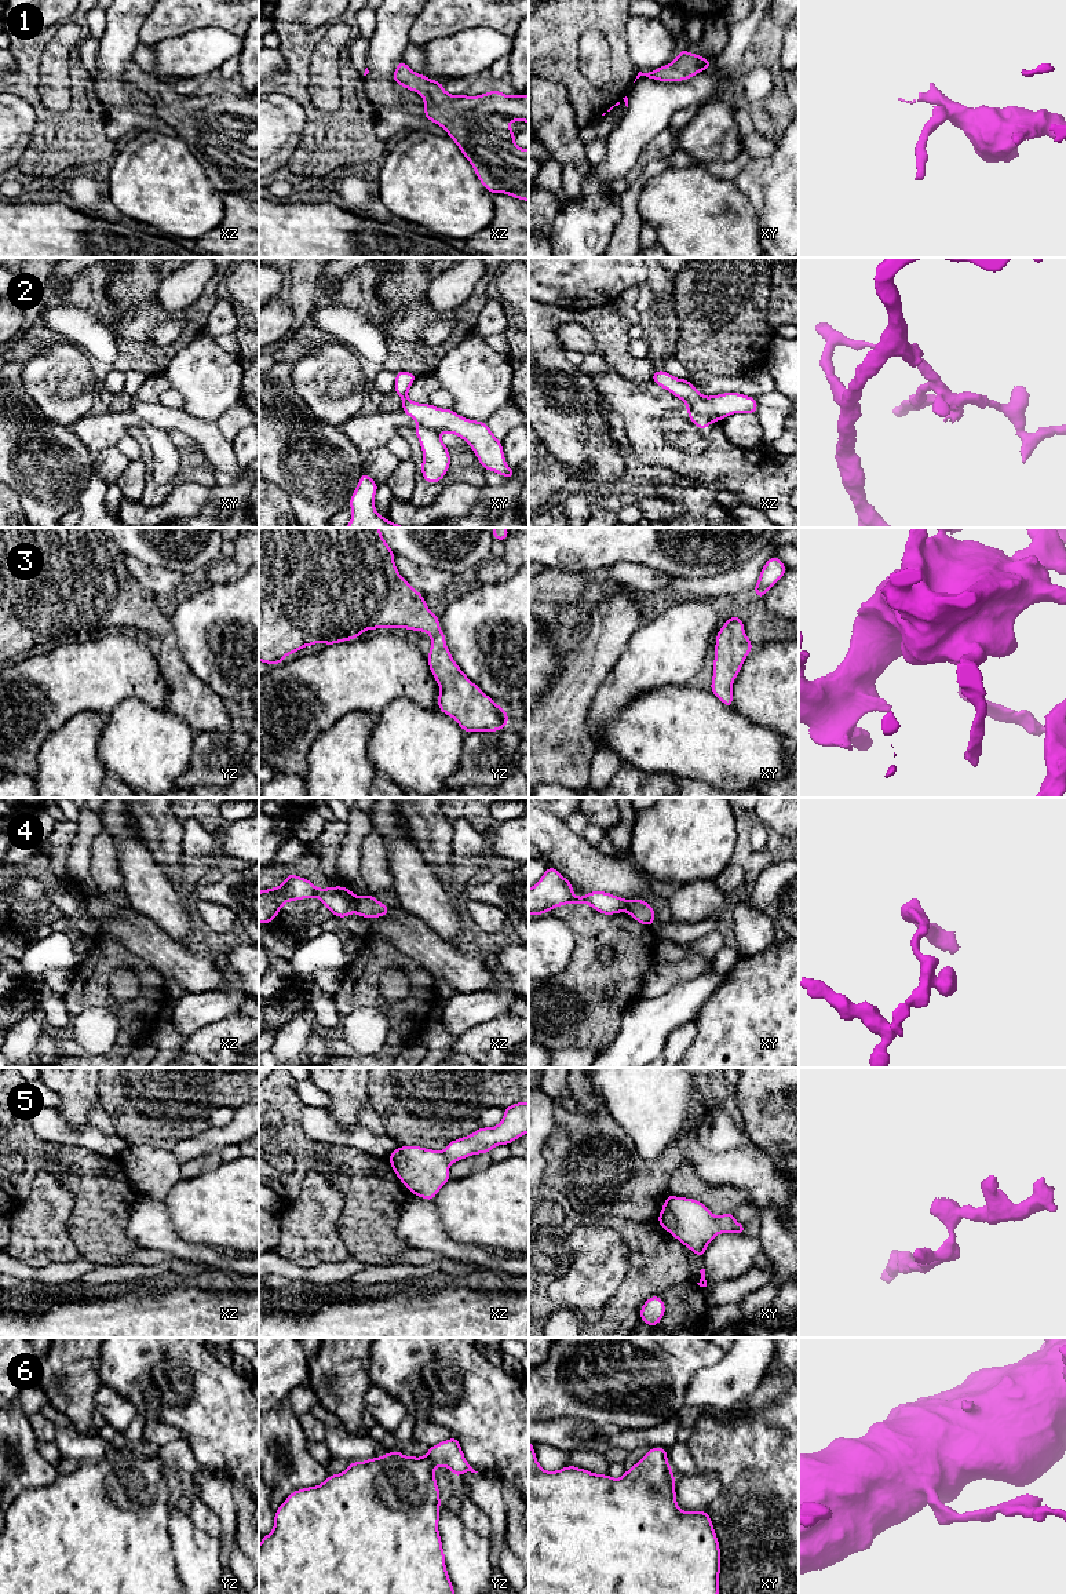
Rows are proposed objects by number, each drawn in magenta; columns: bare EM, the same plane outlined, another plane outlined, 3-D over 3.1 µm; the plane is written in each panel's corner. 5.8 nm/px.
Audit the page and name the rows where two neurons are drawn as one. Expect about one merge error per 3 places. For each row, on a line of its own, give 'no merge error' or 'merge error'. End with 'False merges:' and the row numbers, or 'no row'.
1: no merge error
2: merge error
3: no merge error
4: merge error
5: no merge error
6: no merge error
False merges: 2, 4

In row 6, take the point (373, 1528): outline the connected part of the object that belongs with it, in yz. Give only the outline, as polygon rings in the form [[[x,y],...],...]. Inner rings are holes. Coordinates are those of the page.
[[[452,1437],[430,1447],[428,1452],[421,1458],[405,1456],[398,1449],[391,1451],[379,1458],[351,1462],[344,1471],[328,1476],[322,1484],[293,1491],[275,1510],[274,1528],[269,1535],[262,1538],[259,1544],[259,1594],[454,1594],[445,1565],[445,1551],[438,1531],[439,1507],[442,1503],[435,1481],[437,1466],[449,1469],[454,1477],[468,1471],[478,1473],[466,1460],[459,1440]]]

